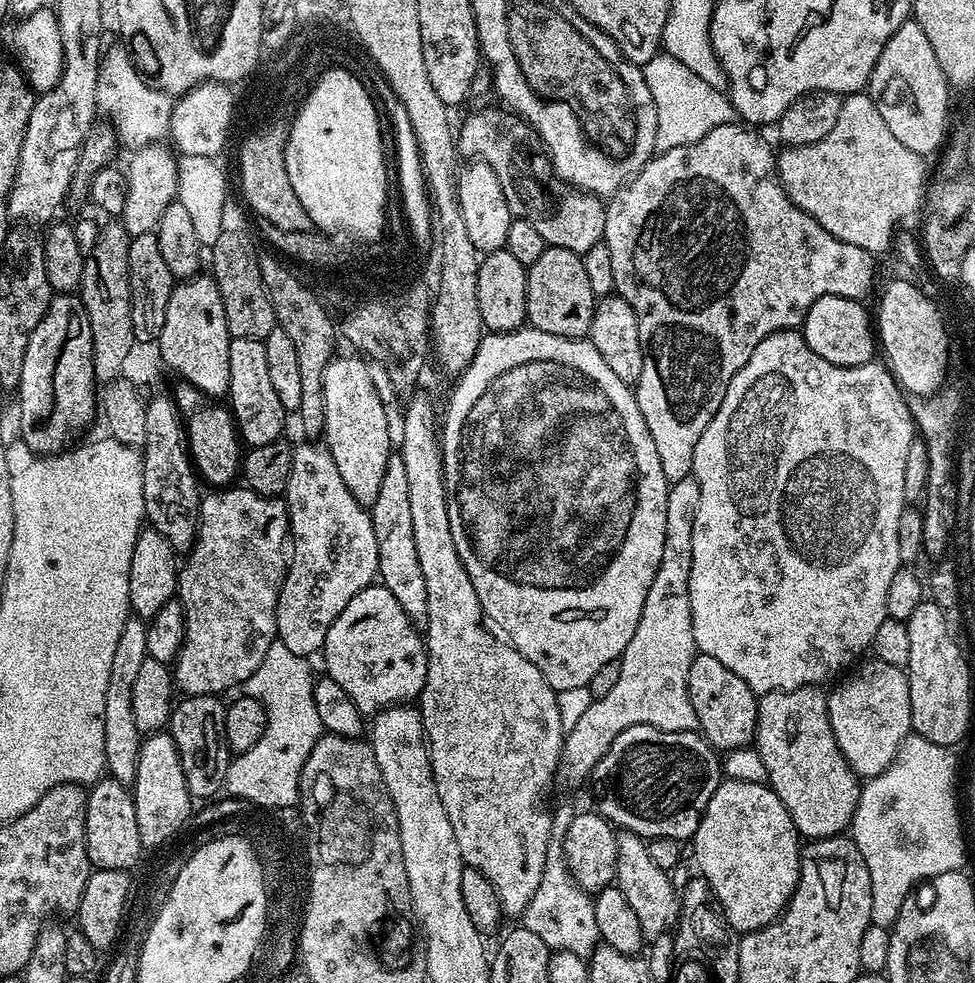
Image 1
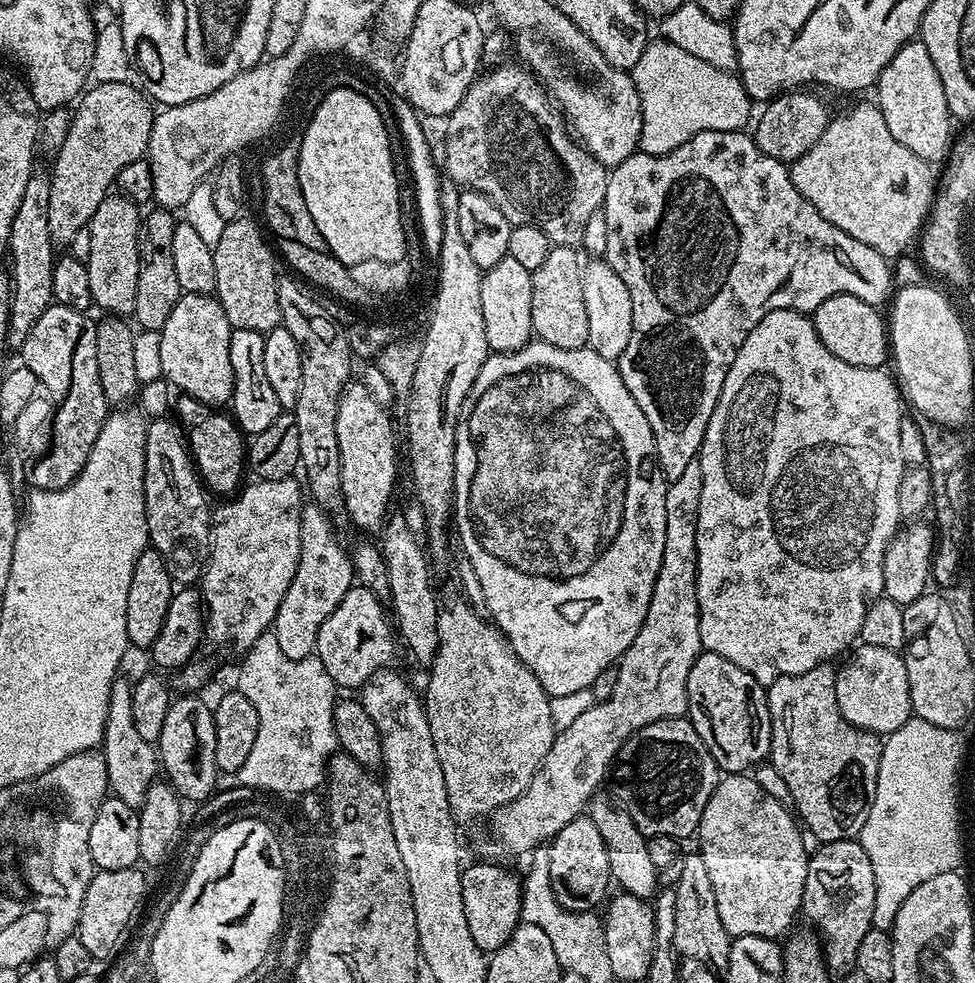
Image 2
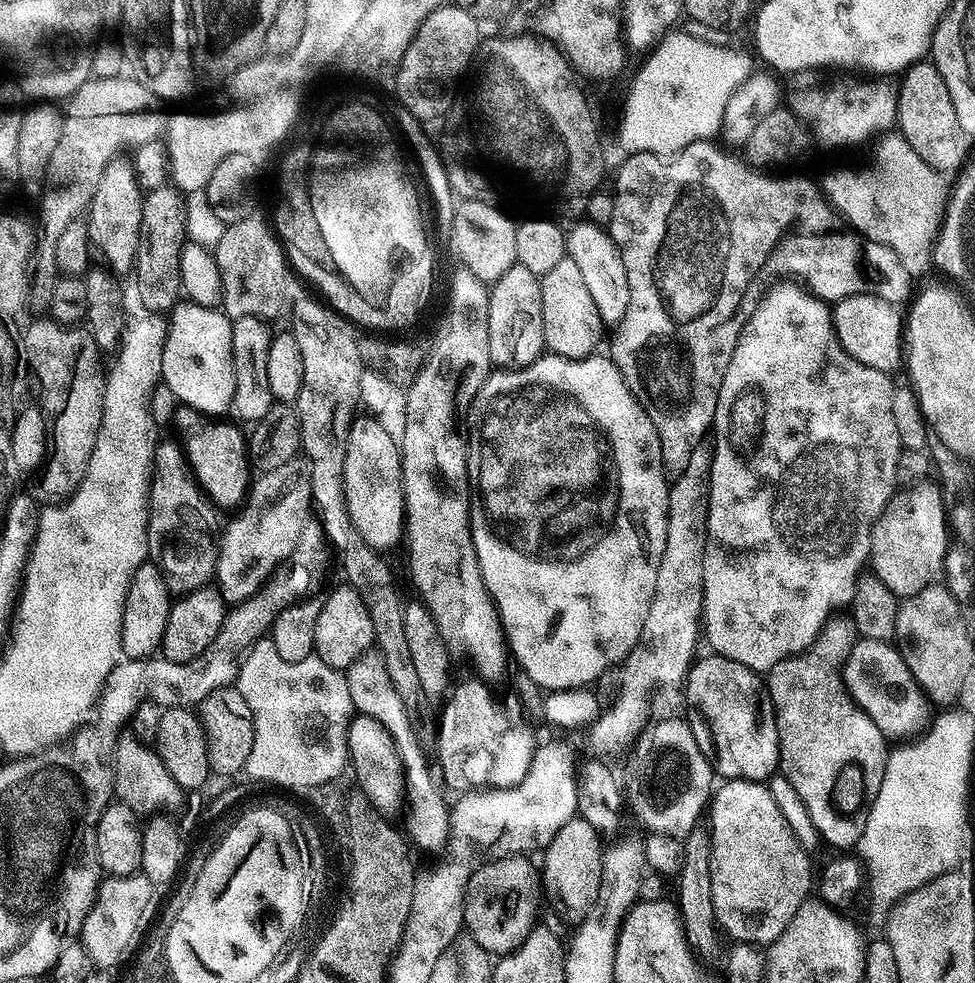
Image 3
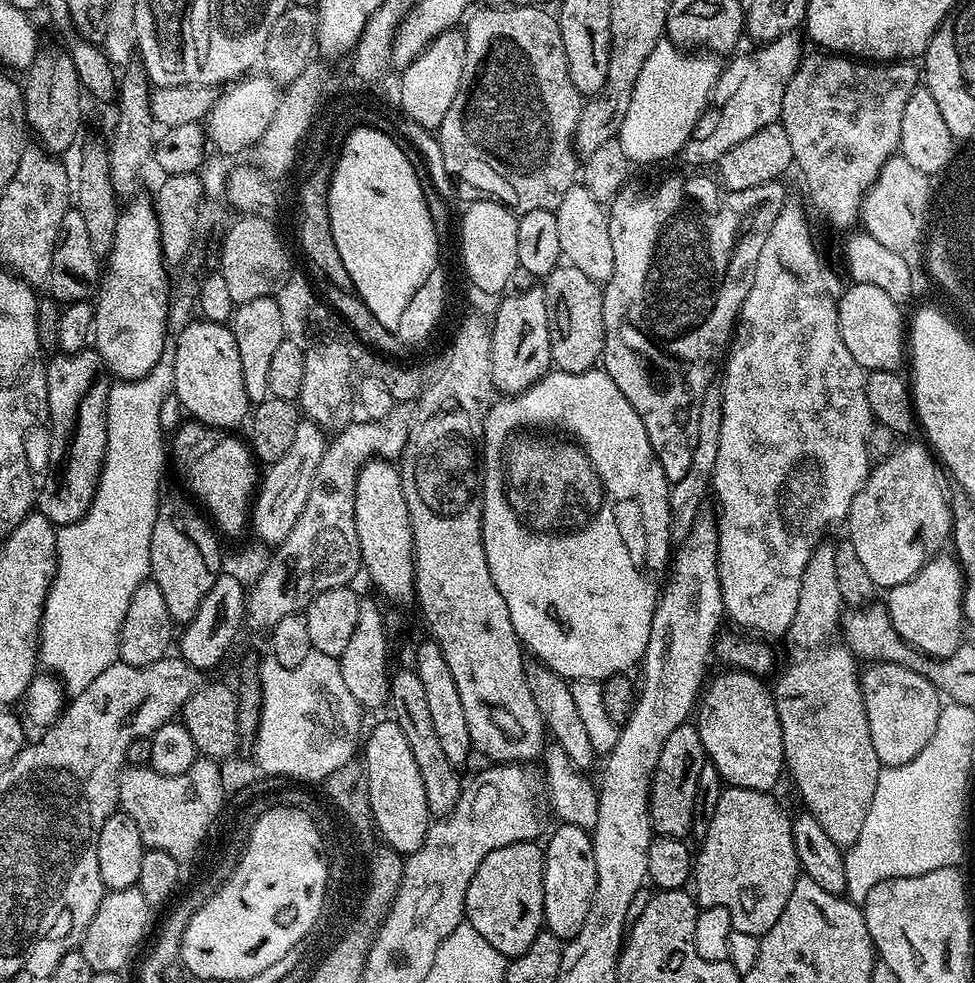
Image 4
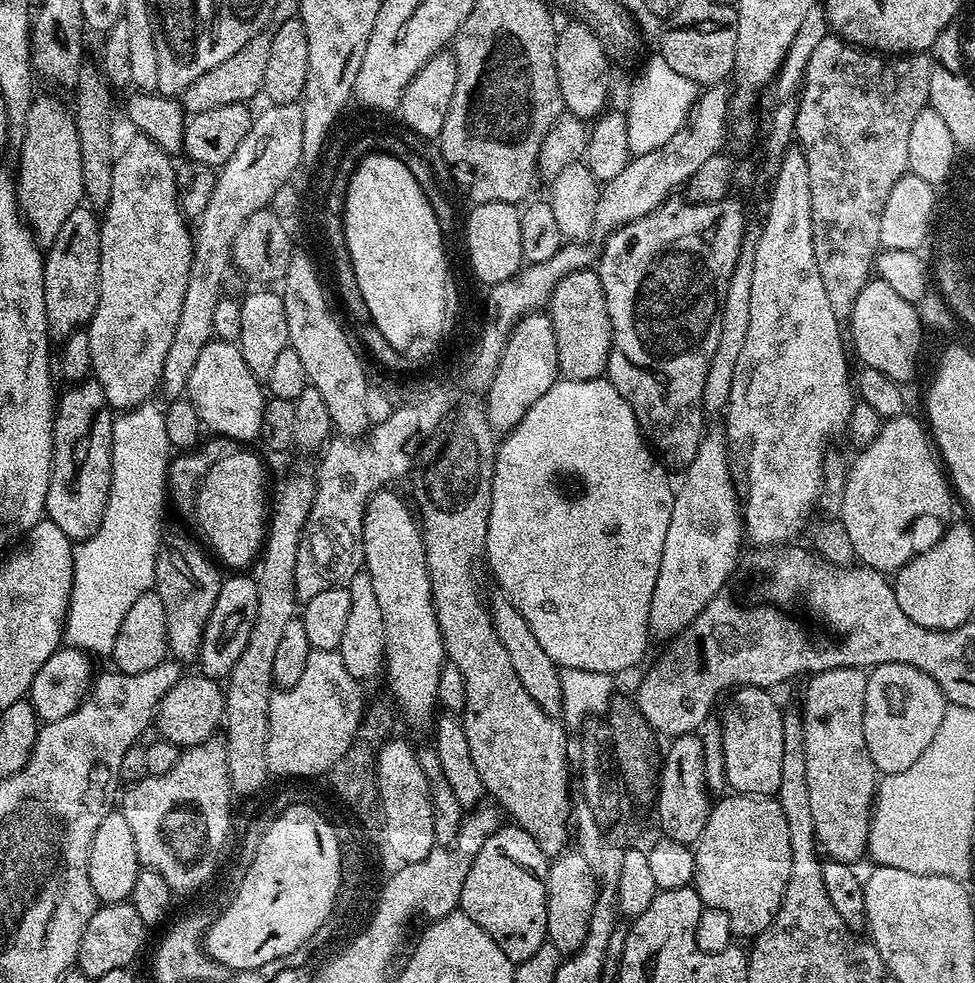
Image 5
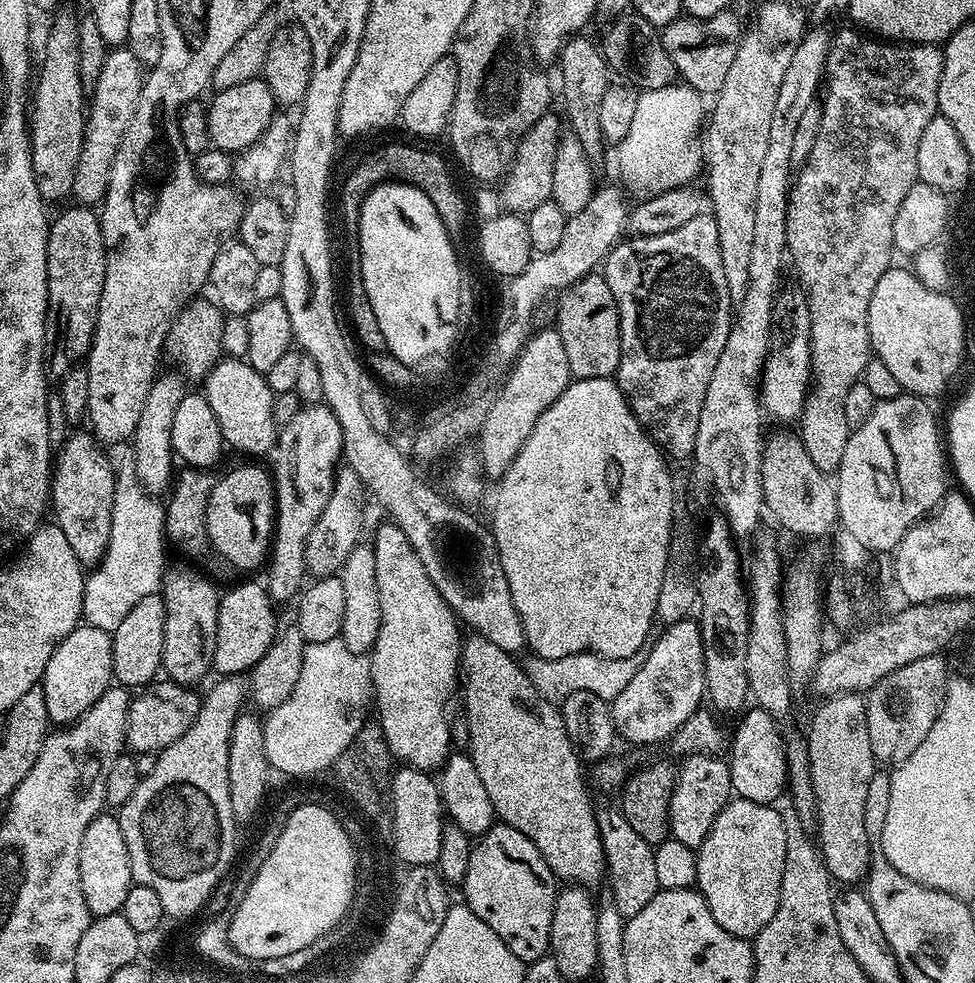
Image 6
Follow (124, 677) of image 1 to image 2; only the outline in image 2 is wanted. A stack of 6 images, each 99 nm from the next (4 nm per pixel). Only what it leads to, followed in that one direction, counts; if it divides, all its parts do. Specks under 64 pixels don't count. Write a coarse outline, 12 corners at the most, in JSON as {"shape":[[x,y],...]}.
{"shape":[[131,679],[112,681],[102,751],[111,795],[139,809],[158,752],[134,727]]}

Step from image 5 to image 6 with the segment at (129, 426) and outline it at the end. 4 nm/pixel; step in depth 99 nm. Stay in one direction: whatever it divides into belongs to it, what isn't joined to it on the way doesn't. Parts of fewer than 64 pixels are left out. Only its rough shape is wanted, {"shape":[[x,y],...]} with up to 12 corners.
{"shape":[[116,468],[110,546],[83,619],[111,634],[161,591],[164,504]]}

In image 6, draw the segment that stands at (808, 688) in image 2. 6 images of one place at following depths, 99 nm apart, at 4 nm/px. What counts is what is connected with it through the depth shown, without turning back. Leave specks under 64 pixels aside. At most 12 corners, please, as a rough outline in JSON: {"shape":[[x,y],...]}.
{"shape":[[865,697],[821,704],[806,732],[833,881],[874,855],[868,787],[878,761]]}

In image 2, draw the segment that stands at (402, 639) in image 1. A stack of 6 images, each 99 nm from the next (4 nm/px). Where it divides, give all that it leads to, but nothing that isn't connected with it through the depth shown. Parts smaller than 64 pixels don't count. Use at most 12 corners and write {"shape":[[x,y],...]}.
{"shape":[[352,586],[322,622],[315,655],[337,689],[392,664],[385,605]]}

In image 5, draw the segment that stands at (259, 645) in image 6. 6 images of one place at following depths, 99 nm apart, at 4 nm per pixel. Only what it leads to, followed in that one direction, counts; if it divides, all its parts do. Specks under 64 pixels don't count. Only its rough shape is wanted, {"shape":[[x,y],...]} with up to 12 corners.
{"shape":[[223,581],[202,634],[199,671],[219,681],[254,626],[256,581]]}

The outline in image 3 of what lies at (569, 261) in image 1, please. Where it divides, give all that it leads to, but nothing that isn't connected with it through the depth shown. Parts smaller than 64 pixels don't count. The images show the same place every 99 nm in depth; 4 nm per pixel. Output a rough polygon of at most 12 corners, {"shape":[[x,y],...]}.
{"shape":[[567,254],[540,293],[545,349],[585,360],[606,325]]}

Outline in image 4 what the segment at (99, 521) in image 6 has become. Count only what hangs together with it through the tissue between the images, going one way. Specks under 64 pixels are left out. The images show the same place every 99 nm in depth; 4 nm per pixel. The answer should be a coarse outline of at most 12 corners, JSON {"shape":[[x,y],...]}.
{"shape":[[46,367],[52,449],[38,511],[77,524],[104,468],[110,373]]}

